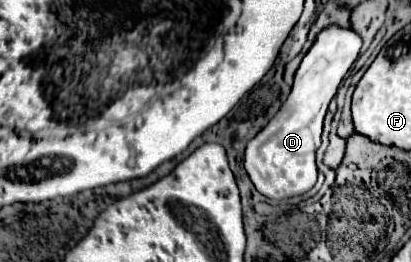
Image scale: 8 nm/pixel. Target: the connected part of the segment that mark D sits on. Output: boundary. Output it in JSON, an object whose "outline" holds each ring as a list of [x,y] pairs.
{"outline":[[[327,25],[319,31],[313,45],[305,53],[297,73],[291,95],[269,121],[267,127],[257,133],[245,149],[245,169],[255,189],[269,199],[287,199],[307,193],[317,181],[315,151],[321,145],[321,127],[329,101],[337,93],[339,83],[347,75],[349,67],[359,57],[361,37],[353,29],[339,25]]]}

